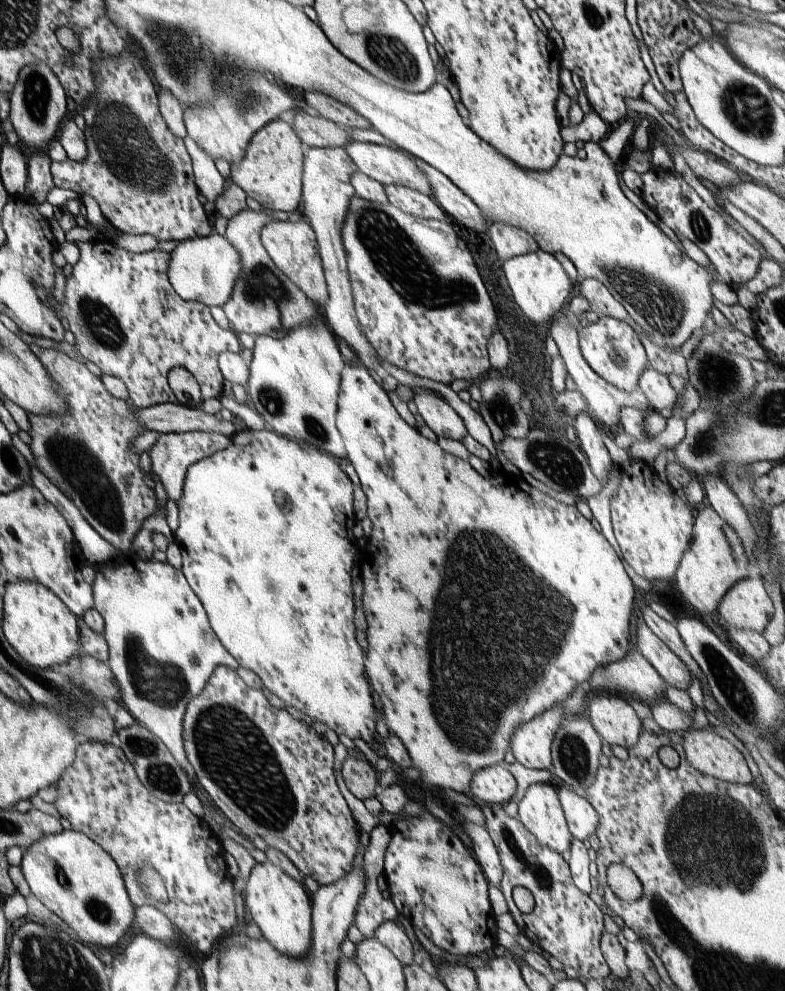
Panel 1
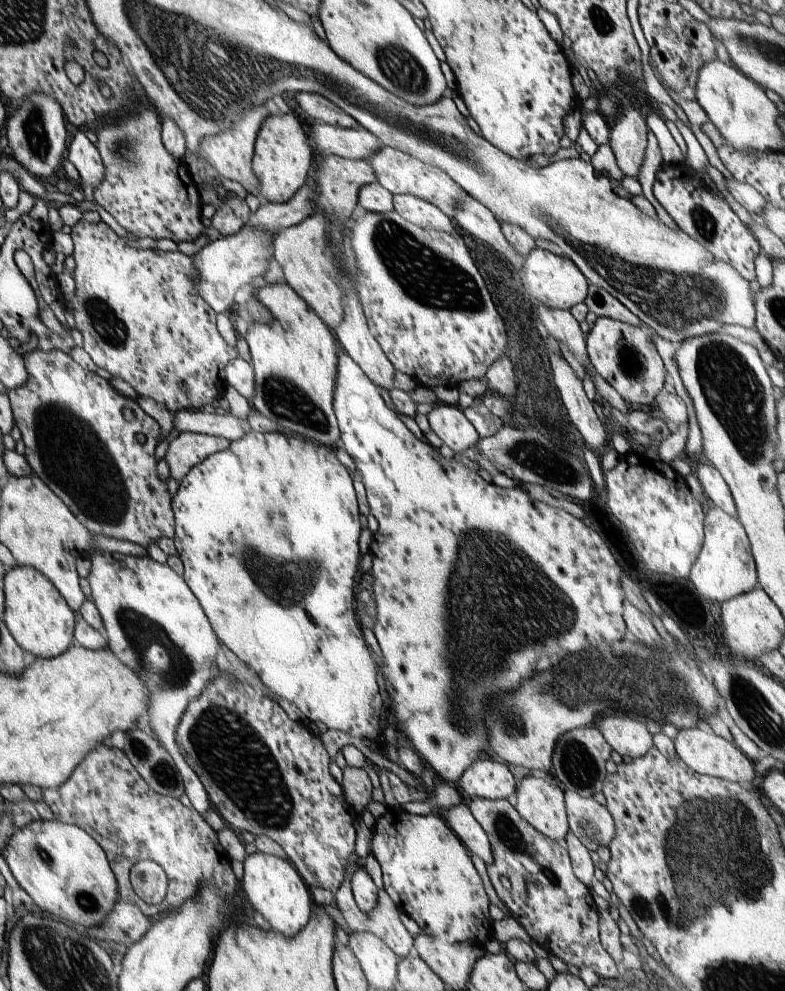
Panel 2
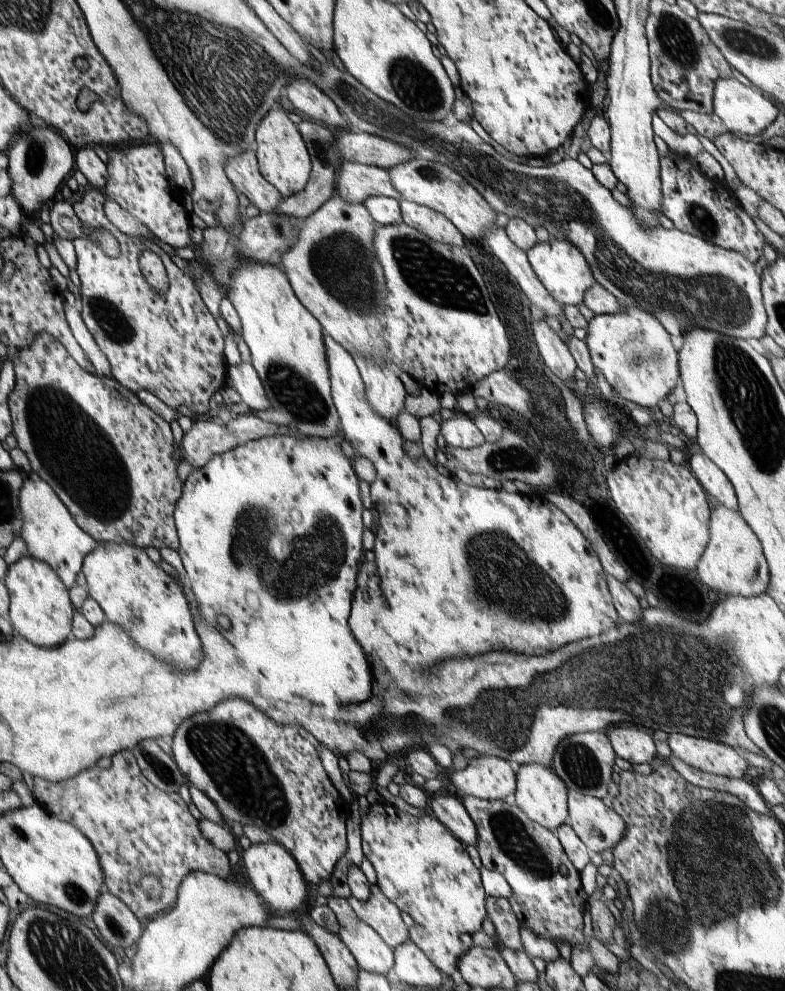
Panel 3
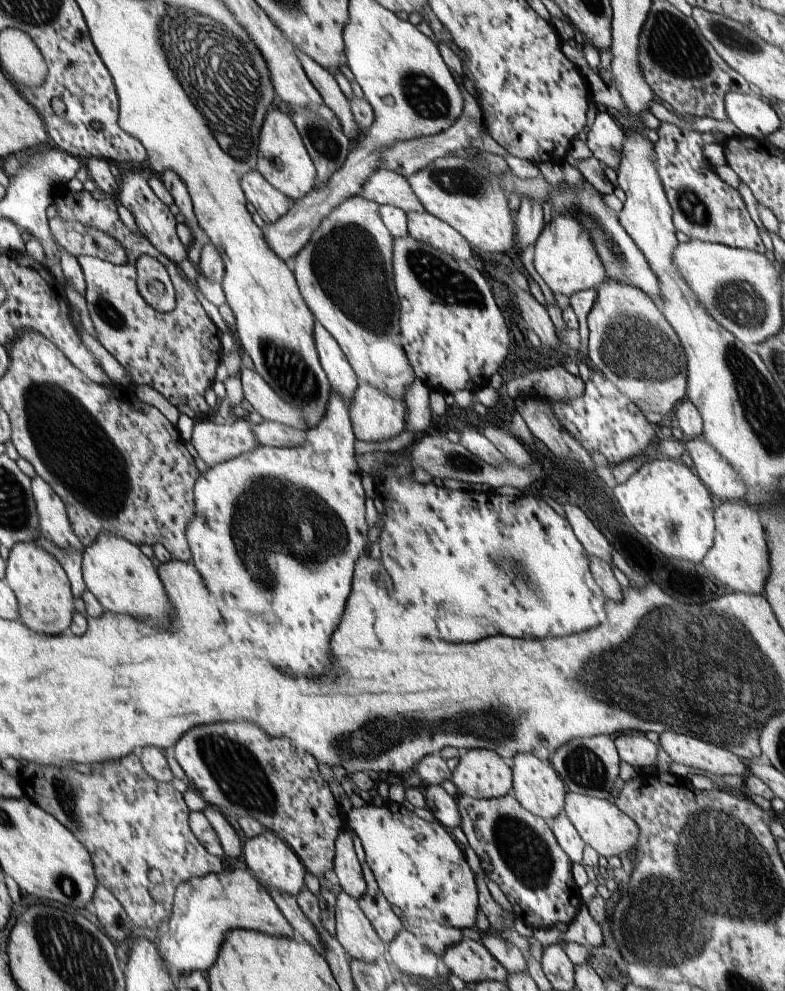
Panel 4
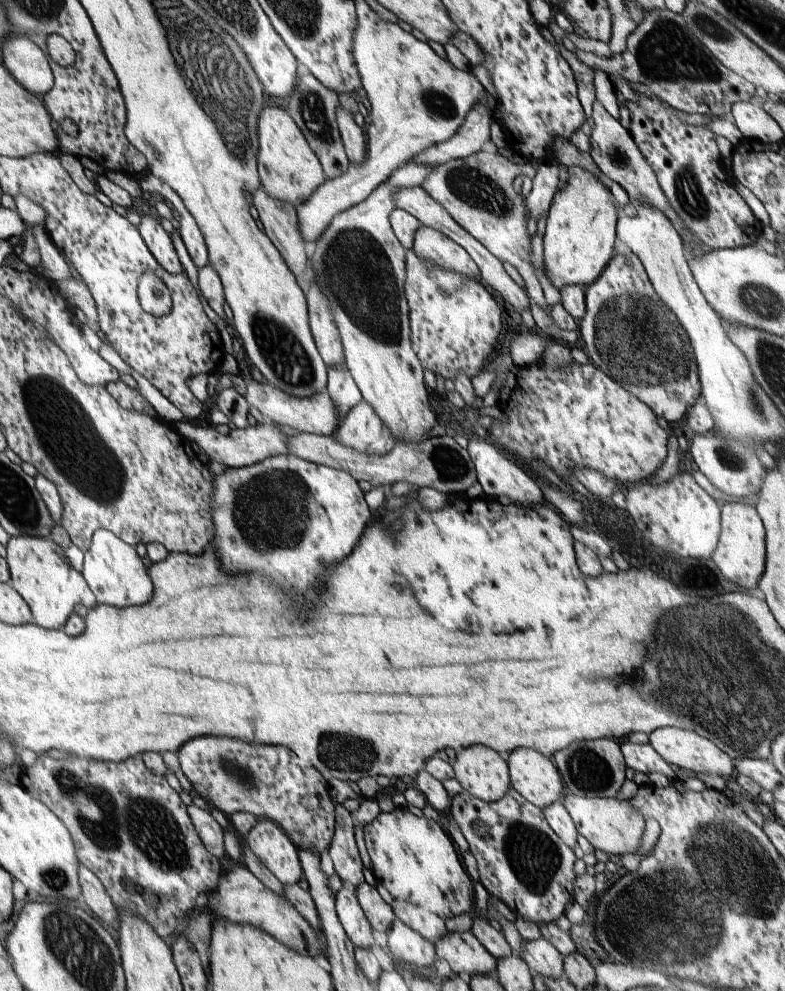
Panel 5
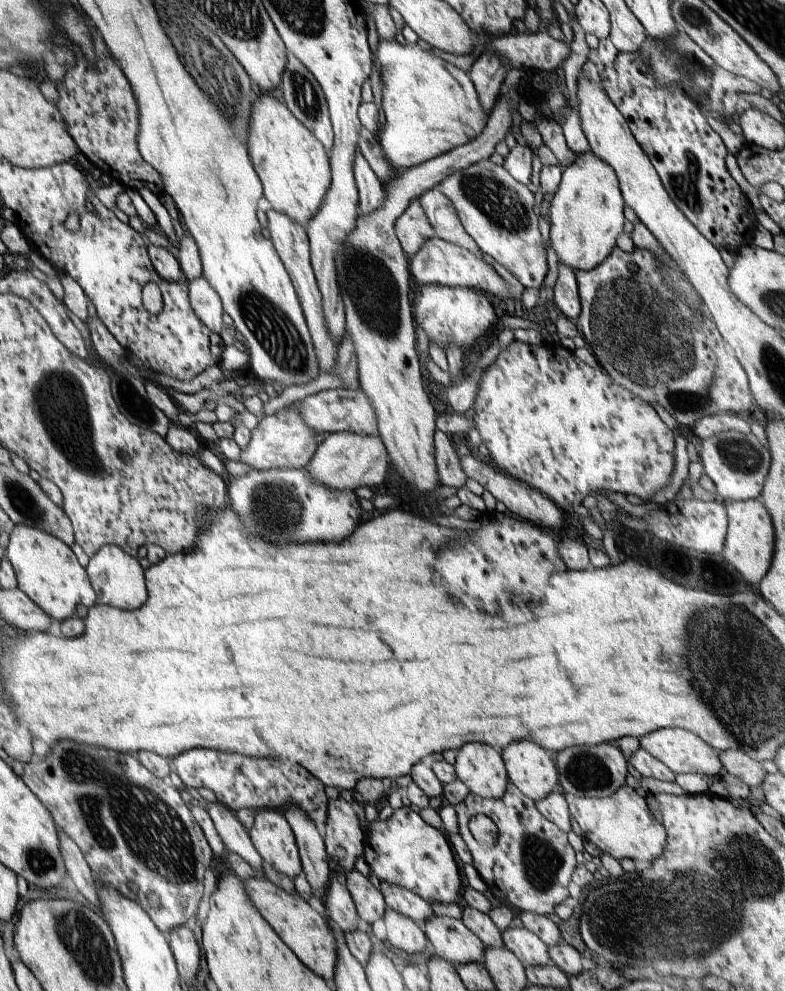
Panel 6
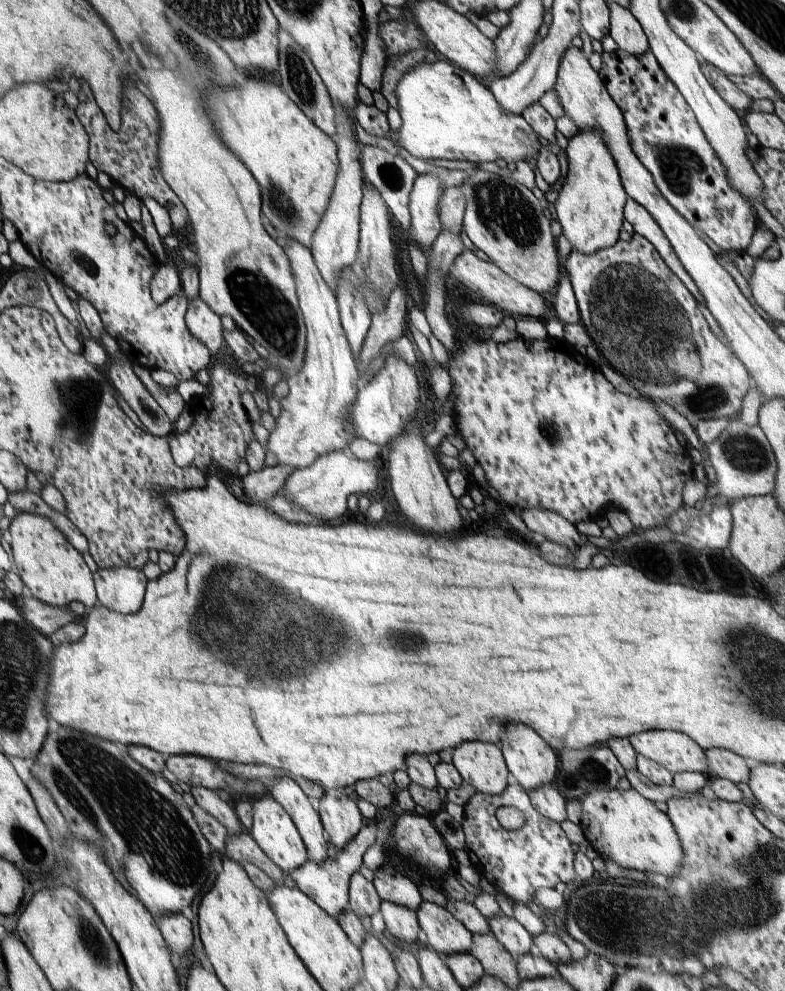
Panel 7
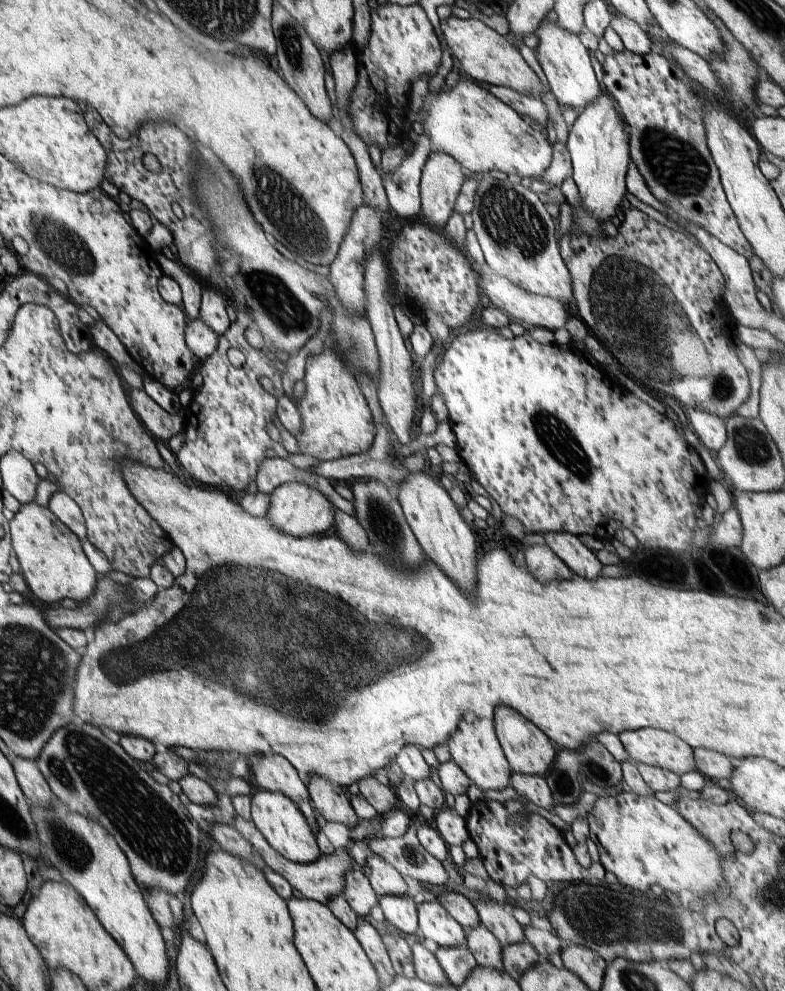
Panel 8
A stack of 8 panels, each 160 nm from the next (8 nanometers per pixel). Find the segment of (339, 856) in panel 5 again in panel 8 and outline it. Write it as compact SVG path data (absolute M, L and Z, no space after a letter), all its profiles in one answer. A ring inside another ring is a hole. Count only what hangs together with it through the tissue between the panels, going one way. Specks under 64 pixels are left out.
M312 775L307 782L307 789L314 808L335 826L345 824L349 828L358 822L357 814L350 804L347 787L327 778Z

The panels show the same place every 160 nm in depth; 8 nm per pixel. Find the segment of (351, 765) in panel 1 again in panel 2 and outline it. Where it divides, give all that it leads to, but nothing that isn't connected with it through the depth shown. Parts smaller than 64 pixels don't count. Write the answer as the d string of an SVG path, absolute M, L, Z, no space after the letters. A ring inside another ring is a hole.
M346 767L343 770L343 783L341 784L345 802L351 806L356 816L365 811L372 800L372 783L370 776L364 769Z

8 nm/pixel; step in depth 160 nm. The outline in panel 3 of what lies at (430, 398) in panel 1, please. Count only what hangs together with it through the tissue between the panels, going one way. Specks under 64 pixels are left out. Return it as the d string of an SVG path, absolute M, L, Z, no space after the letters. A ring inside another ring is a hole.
M456 412L456 415L442 422L441 434L448 446L473 449L486 442L485 436L474 424L472 416Z

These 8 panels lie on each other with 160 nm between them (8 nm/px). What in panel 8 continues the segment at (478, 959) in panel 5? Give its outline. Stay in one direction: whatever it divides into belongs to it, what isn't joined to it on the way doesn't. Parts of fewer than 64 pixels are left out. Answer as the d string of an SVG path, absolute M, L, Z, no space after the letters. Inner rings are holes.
M438 901L421 903L417 921L424 939L434 940L440 947L457 947L467 942L467 930Z

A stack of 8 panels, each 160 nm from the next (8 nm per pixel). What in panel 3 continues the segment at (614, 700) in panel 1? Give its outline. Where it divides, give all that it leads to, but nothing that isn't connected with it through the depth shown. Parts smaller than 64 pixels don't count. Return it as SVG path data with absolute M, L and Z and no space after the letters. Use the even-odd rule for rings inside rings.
M614 725L607 730L617 756L633 764L652 762L658 756L652 733L633 725Z

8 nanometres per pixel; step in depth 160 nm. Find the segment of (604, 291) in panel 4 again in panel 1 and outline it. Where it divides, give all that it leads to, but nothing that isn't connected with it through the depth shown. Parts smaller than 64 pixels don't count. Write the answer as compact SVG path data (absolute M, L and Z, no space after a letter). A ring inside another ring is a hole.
M600 316L597 322L580 327L578 332L581 353L596 374L620 390L631 393L638 389L642 373L649 367L649 360L642 338L629 324Z

